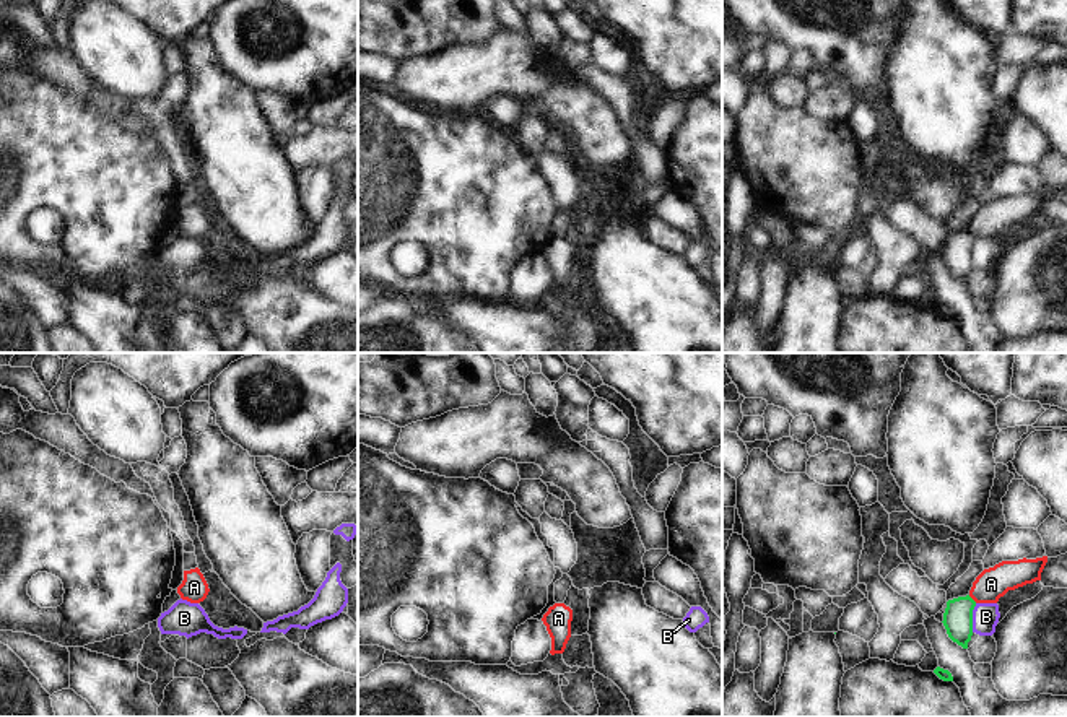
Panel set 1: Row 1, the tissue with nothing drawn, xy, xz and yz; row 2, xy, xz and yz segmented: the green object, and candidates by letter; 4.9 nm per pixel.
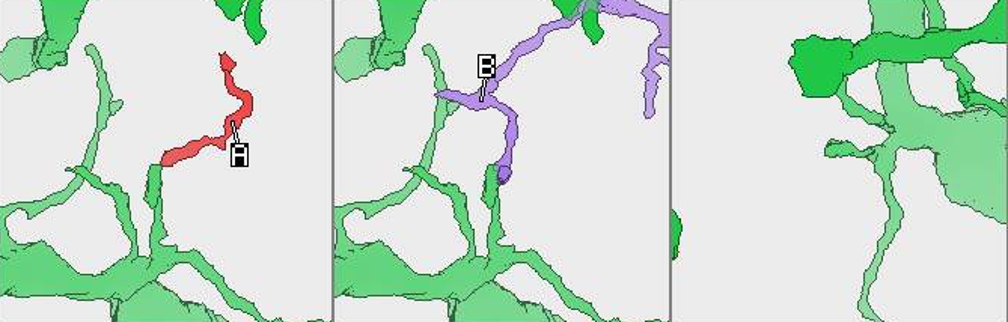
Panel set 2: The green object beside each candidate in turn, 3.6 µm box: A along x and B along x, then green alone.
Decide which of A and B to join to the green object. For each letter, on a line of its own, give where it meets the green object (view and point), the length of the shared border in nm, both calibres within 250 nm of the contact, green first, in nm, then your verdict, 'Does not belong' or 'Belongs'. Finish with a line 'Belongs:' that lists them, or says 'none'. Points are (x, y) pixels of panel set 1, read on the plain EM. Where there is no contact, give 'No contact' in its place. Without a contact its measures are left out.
A: Touches green at yz (971, 234). Shared border 60 nm. Thickness 140 nm (green) against 160 nm. Does not belong
B: Touches green at yz (971, 254). Shared border 150 nm. Thickness 140 nm (green) against 130 nm. Does not belong
Belongs: none

